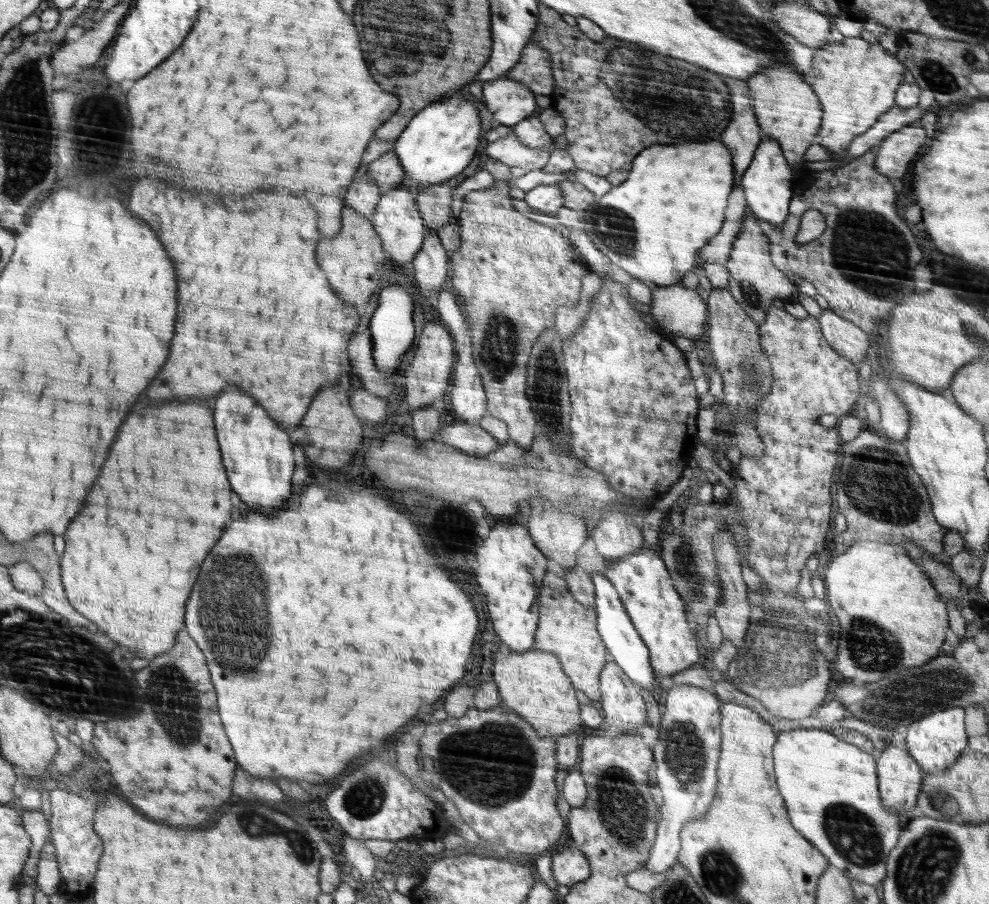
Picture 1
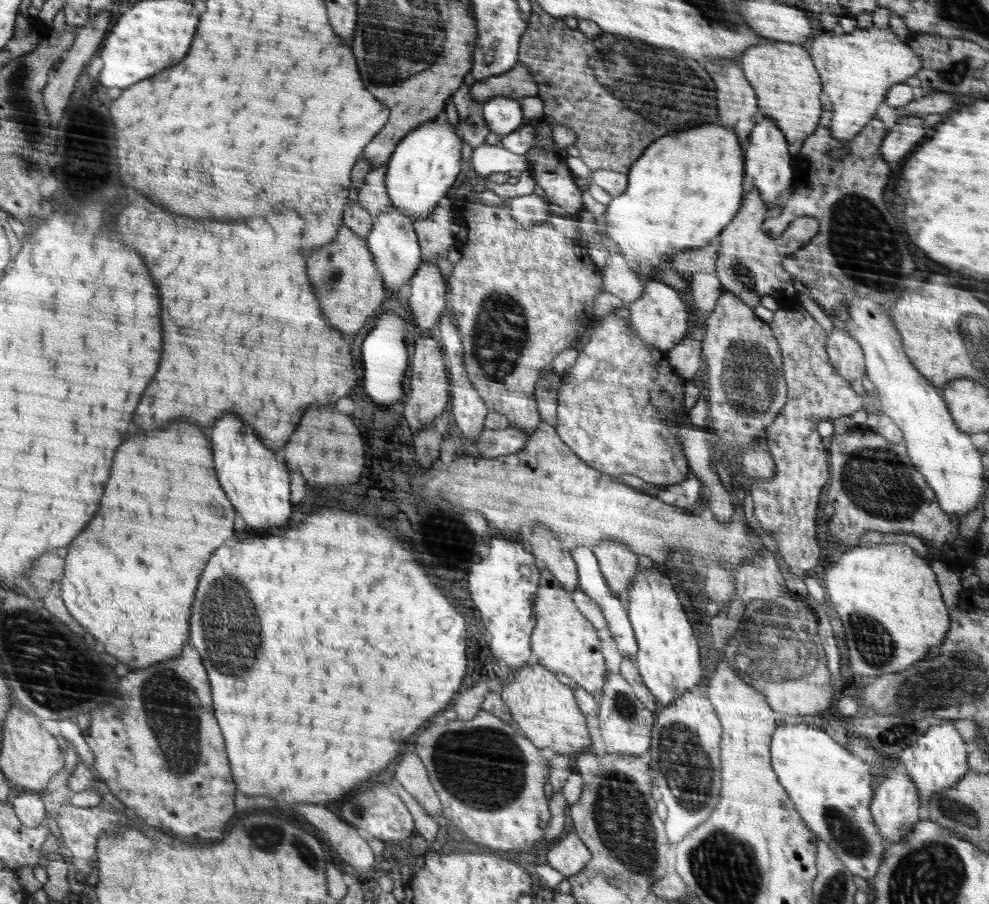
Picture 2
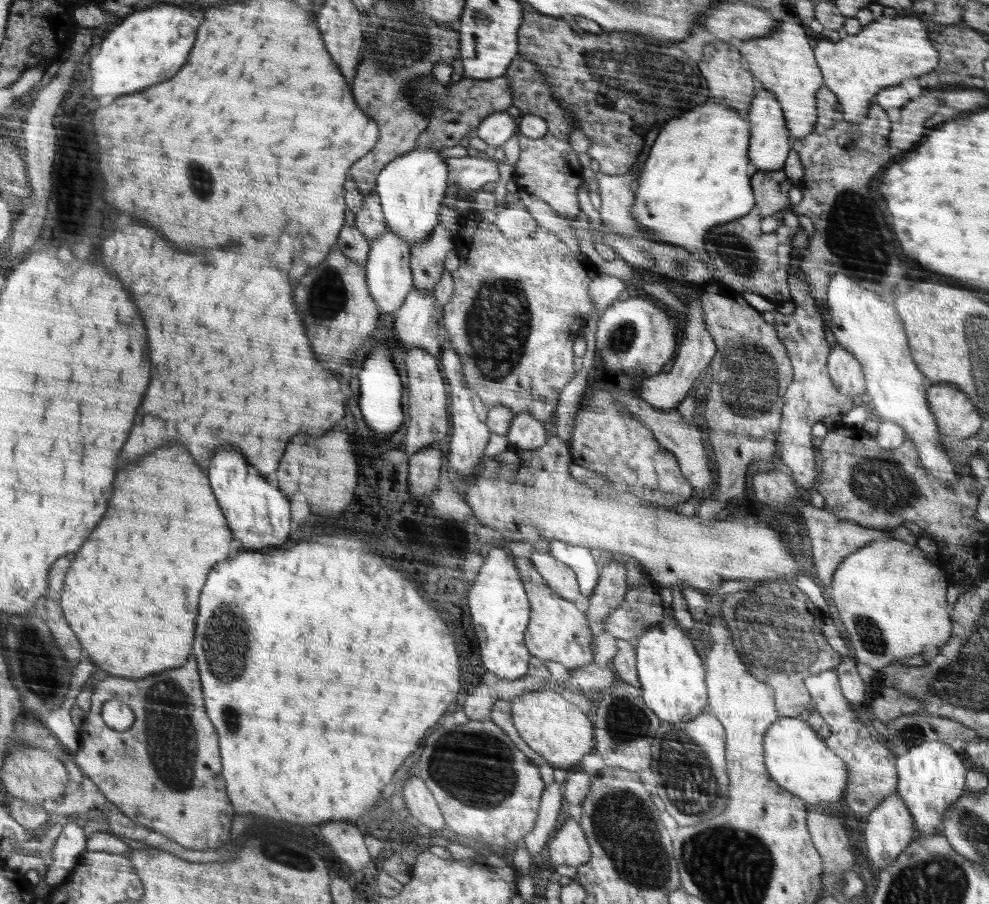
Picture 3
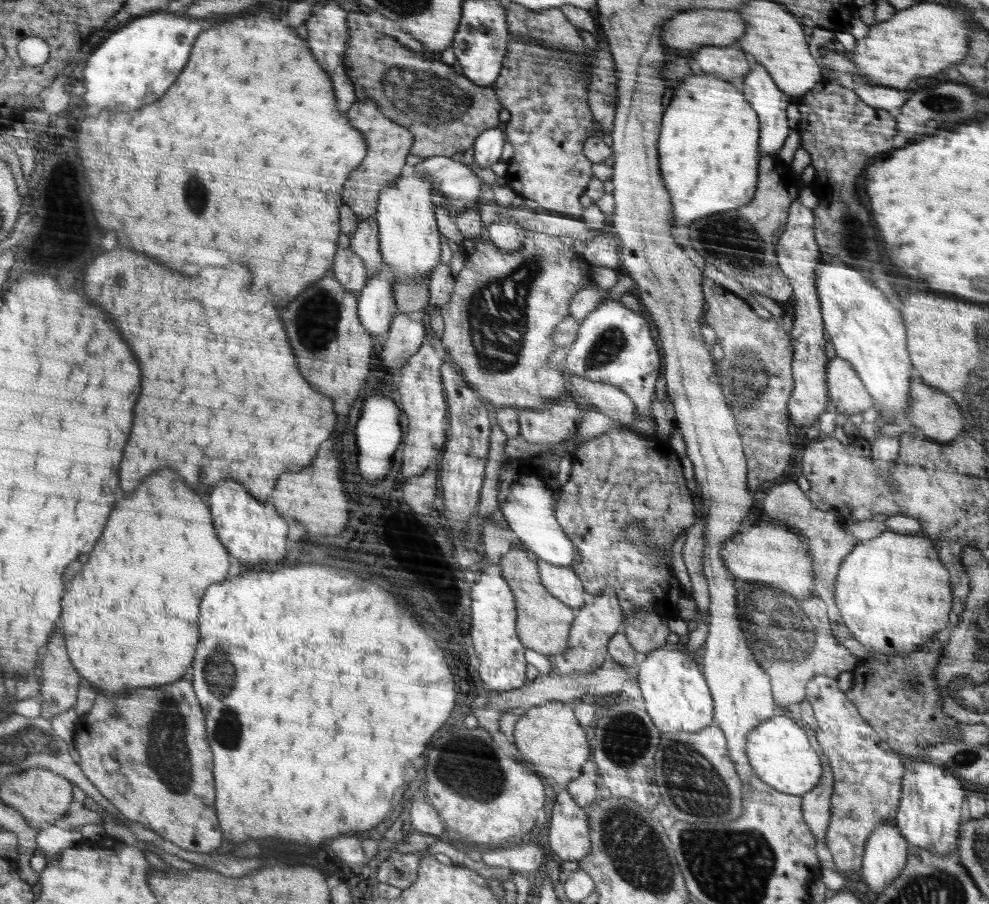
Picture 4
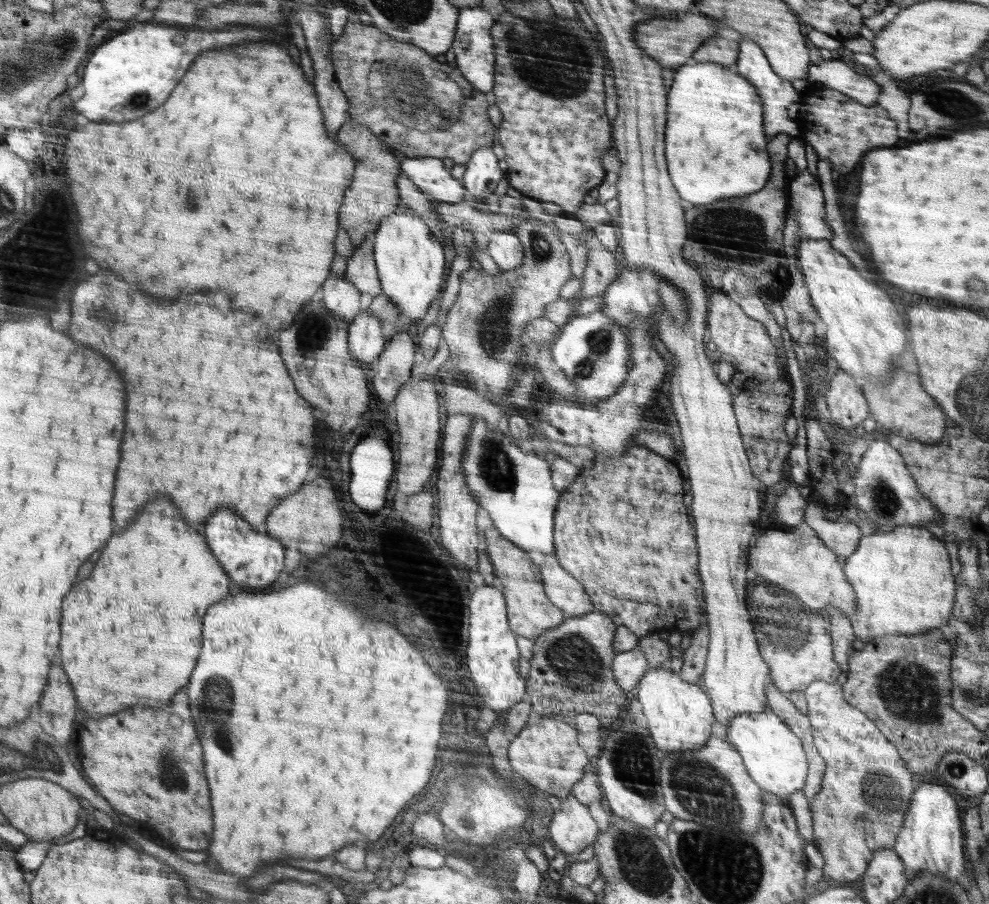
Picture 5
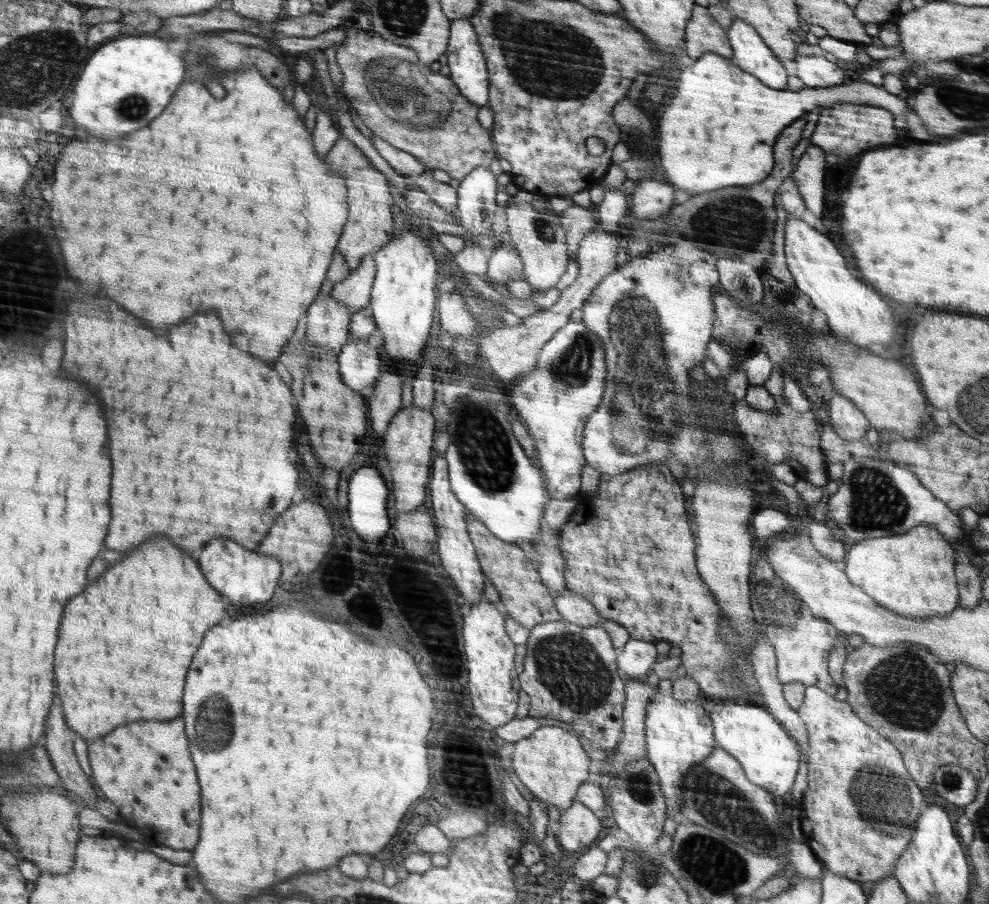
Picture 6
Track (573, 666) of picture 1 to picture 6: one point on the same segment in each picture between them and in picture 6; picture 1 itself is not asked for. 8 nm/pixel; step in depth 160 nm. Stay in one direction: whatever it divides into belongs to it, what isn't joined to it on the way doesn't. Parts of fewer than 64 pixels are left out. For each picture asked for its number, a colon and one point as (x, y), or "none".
2: (566, 642)
3: (557, 631)
4: (543, 622)
5: (530, 613)
6: (523, 594)

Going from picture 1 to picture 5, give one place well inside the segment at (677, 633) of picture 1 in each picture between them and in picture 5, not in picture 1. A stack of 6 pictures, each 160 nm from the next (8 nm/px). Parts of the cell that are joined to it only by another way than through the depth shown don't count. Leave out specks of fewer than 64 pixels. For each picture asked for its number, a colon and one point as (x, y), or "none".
2: (668, 659)
3: (671, 674)
4: (677, 699)
5: (678, 713)

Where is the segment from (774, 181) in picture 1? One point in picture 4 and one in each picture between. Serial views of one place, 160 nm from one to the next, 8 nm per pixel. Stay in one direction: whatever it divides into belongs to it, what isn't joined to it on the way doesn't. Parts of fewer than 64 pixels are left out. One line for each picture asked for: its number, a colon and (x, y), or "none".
2: (767, 159)
3: (768, 147)
4: (769, 101)

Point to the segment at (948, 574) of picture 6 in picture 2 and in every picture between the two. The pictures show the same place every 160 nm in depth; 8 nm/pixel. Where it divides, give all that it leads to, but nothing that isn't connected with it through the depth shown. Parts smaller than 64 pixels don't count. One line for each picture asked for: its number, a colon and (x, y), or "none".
2: (887, 596)
3: (892, 600)
4: (893, 592)
5: (903, 580)

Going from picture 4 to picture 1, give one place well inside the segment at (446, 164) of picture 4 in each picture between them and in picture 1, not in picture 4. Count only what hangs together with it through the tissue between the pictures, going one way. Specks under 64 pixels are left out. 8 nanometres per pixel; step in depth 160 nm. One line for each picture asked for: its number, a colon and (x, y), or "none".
1: (509, 150)
2: (486, 159)
3: (469, 173)

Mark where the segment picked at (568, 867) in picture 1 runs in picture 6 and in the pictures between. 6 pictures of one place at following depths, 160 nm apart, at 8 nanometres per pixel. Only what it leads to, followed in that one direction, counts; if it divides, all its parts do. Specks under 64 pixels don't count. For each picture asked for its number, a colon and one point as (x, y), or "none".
2: (569, 856)
3: (568, 845)
4: (569, 839)
5: (572, 829)
6: (579, 827)

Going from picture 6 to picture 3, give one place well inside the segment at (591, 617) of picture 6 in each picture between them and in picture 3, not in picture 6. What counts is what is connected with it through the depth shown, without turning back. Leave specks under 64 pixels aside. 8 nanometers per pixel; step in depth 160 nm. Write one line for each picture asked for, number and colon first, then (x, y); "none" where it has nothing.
3: (562, 578)
4: (561, 581)
5: (565, 592)

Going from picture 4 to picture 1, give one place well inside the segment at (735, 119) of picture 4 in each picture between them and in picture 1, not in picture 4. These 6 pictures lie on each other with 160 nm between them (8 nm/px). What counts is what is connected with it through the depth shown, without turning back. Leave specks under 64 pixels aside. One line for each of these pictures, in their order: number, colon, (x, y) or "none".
1: (673, 200)
2: (684, 190)
3: (695, 177)

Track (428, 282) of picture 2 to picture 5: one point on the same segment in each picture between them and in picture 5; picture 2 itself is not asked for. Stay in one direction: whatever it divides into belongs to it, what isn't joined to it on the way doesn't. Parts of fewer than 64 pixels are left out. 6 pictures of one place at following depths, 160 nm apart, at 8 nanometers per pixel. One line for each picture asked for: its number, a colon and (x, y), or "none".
3: (418, 323)
4: (407, 332)
5: (392, 369)

